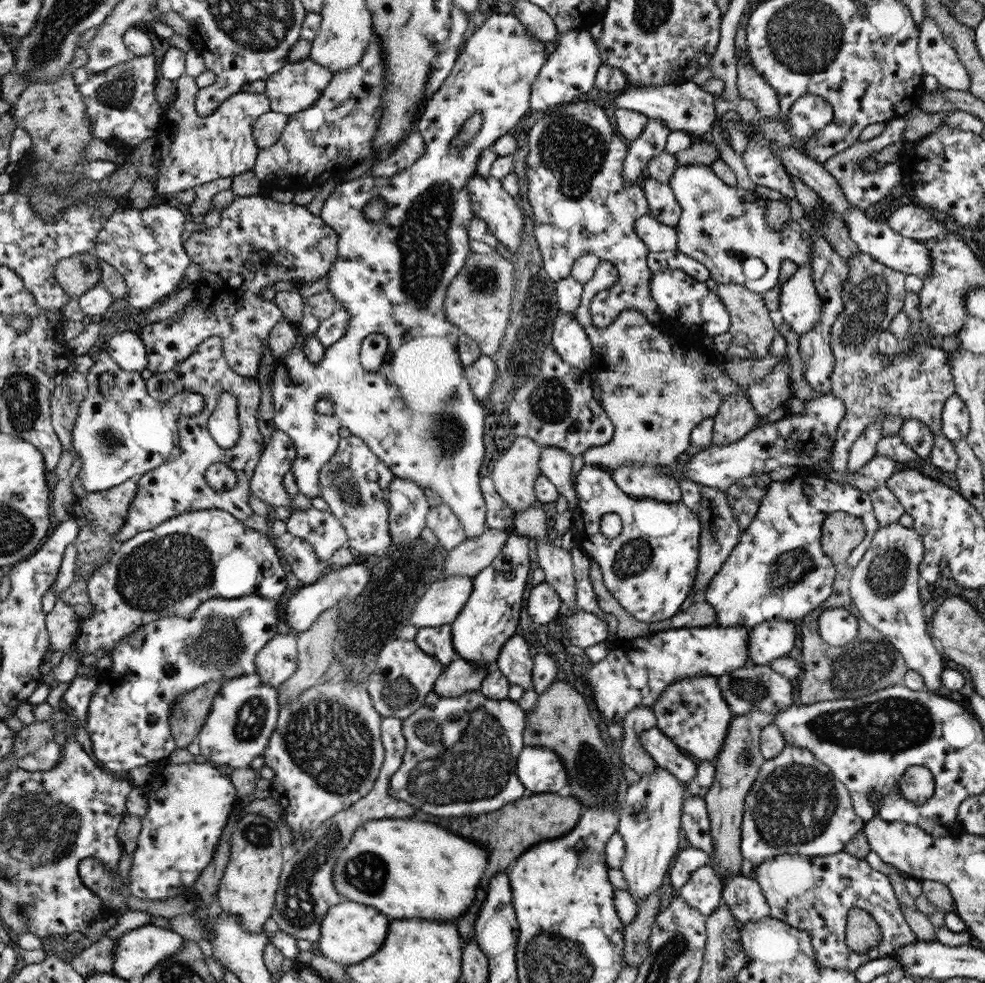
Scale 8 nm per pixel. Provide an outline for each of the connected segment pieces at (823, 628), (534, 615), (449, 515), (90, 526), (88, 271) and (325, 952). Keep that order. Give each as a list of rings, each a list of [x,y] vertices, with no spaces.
[[[831,608],[818,617],[817,628],[829,645],[842,646],[857,635],[858,623],[849,610]]]
[[[546,581],[533,586],[528,594],[528,614],[536,624],[548,624],[559,618],[563,606],[558,593]]]
[[[446,505],[430,507],[426,515],[426,526],[438,537],[439,543],[447,550],[456,548],[465,539],[465,530],[454,512]]]
[[[132,479],[119,484],[118,487],[110,488],[109,491],[87,492],[86,496],[75,499],[73,502],[72,512],[74,514],[72,516],[77,519],[79,526],[76,540],[73,542],[77,548],[74,581],[69,589],[60,593],[60,598],[75,608],[80,621],[89,617],[93,609],[86,588],[88,579],[100,568],[98,561],[105,559],[110,550],[116,550],[118,542],[115,540],[115,536],[118,530],[124,527],[125,520],[128,518],[128,510],[132,507],[137,490],[137,481]]]
[[[93,251],[62,259],[55,268],[57,283],[78,298],[101,282],[99,262]]]
[[[342,900],[336,907],[331,907],[321,922],[321,937],[318,940],[322,956],[337,962],[344,967],[363,962],[376,954],[386,941],[388,922],[384,914],[372,906],[364,906],[358,902]]]

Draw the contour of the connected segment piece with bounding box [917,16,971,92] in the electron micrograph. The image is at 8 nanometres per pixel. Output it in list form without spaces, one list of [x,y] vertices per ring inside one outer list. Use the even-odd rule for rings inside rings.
[[[925,16],[918,28],[917,52],[924,74],[934,76],[942,88],[969,92],[969,72],[936,22]]]

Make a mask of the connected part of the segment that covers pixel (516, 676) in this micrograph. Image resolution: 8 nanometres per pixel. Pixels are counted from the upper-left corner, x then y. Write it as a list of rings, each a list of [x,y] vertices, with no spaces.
[[[512,635],[503,645],[496,668],[506,676],[511,685],[520,685],[524,692],[532,688],[533,658],[528,642],[521,635]]]

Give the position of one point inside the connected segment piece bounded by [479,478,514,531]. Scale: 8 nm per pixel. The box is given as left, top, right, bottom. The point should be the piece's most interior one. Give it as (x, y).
(498, 516)

